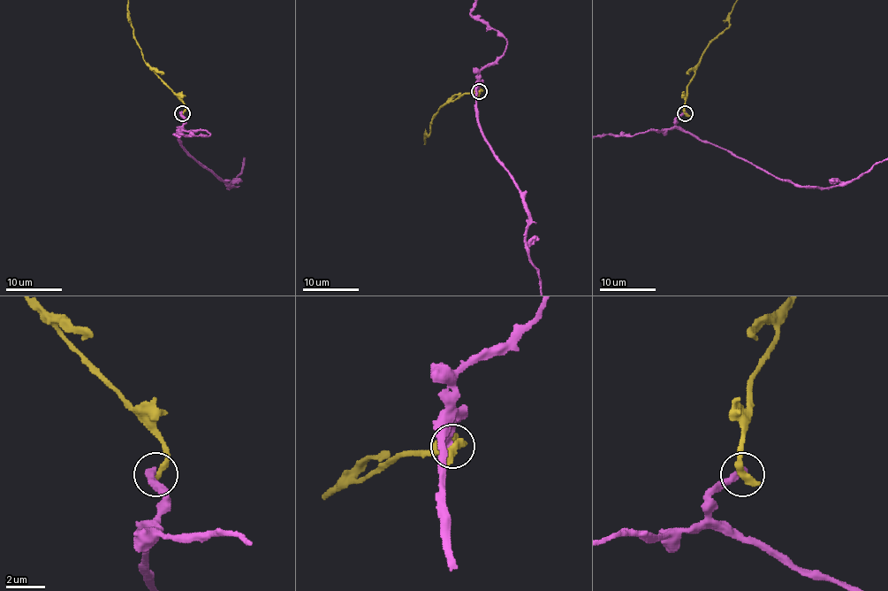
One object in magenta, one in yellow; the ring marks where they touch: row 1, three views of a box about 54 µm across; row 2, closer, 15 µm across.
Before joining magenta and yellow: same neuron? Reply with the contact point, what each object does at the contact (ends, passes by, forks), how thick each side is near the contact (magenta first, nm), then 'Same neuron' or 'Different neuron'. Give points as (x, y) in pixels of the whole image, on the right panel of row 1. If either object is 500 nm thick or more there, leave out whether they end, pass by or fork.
Place: (685, 113). At the ring magenta ends. At the ring yellow ends. Thickness 380 nm (magenta) against 460 nm. Different neuron

